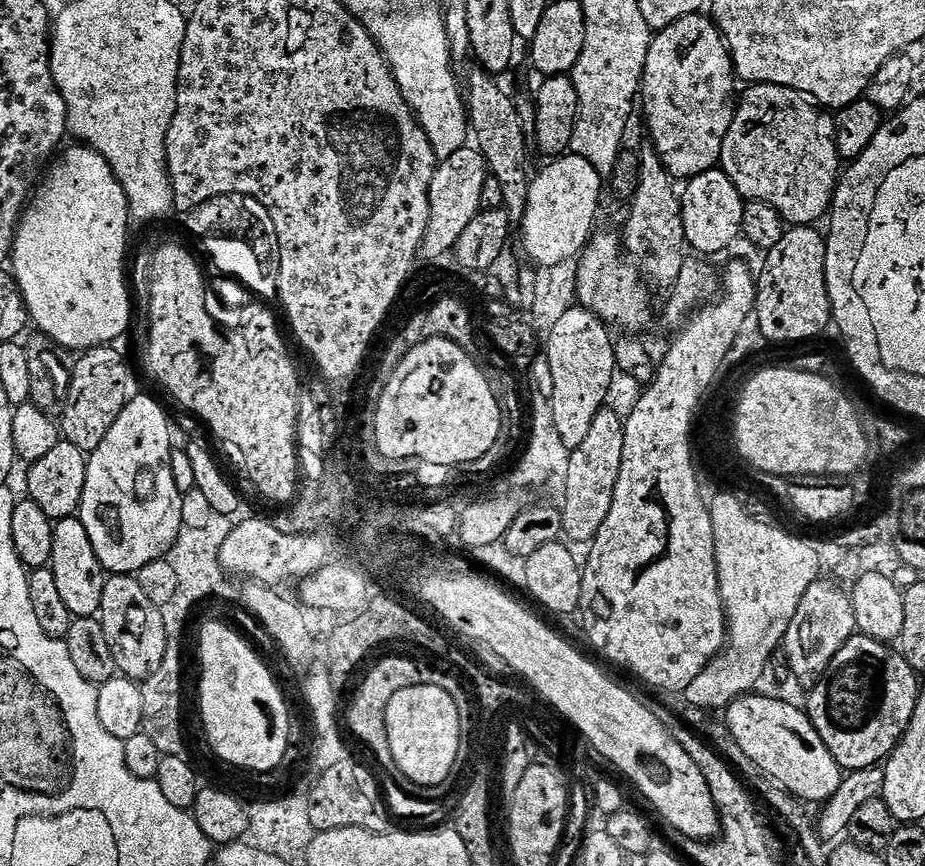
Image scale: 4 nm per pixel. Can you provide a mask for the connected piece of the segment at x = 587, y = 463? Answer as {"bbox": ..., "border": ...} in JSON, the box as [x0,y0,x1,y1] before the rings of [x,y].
{"bbox":[563,406,624,545],"border":[[[605,406],[590,425],[582,446],[571,449],[564,484],[563,535],[587,545],[598,534],[610,506],[614,502],[614,490],[618,486],[618,474],[622,470],[622,446],[624,445],[624,420],[612,408]]]}

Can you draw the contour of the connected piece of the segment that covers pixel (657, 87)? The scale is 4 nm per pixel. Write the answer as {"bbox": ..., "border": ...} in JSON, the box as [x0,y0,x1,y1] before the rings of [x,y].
{"bbox":[642,14,734,178],"border":[[[697,14],[695,16],[687,16],[678,22],[674,22],[670,26],[659,29],[653,35],[652,43],[648,46],[648,57],[644,63],[644,78],[642,81],[642,97],[644,96],[644,116],[648,119],[648,132],[652,135],[652,144],[656,147],[655,155],[660,163],[664,165],[665,171],[672,178],[684,176],[683,178],[691,178],[703,171],[710,171],[711,168],[717,167],[720,163],[720,147],[726,138],[726,134],[732,125],[732,114],[734,111],[734,96],[732,100],[732,80],[734,81],[734,69],[732,67],[732,57],[728,55],[728,45],[722,39],[719,29],[715,23],[707,15]]]}

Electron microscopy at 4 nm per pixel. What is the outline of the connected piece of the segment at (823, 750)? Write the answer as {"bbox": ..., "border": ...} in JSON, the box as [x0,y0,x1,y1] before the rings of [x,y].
{"bbox":[726,694,842,806],"border":[[[749,694],[738,697],[726,710],[726,716],[726,725],[738,746],[742,746],[746,758],[753,759],[767,776],[776,778],[785,793],[791,793],[809,805],[820,806],[838,790],[842,779],[841,766],[830,754],[826,742],[822,742],[818,730],[814,730],[803,707]]]}

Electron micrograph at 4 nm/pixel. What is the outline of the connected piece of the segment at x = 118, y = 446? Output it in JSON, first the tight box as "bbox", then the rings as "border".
{"bbox":[79,394,184,576],"border":[[[137,394],[133,396],[132,401],[126,405],[123,410],[116,415],[116,421],[110,426],[106,438],[87,457],[86,467],[84,469],[84,489],[80,499],[79,520],[86,528],[86,534],[89,535],[90,542],[94,548],[94,554],[97,555],[98,562],[101,564],[105,573],[115,574],[117,576],[126,576],[129,574],[139,574],[146,565],[154,561],[167,557],[168,551],[174,546],[179,537],[180,529],[184,527],[183,522],[183,495],[175,485],[174,470],[172,469],[174,446],[172,446],[172,428],[168,425],[168,416],[164,413],[164,408],[152,396],[143,396]]]}

